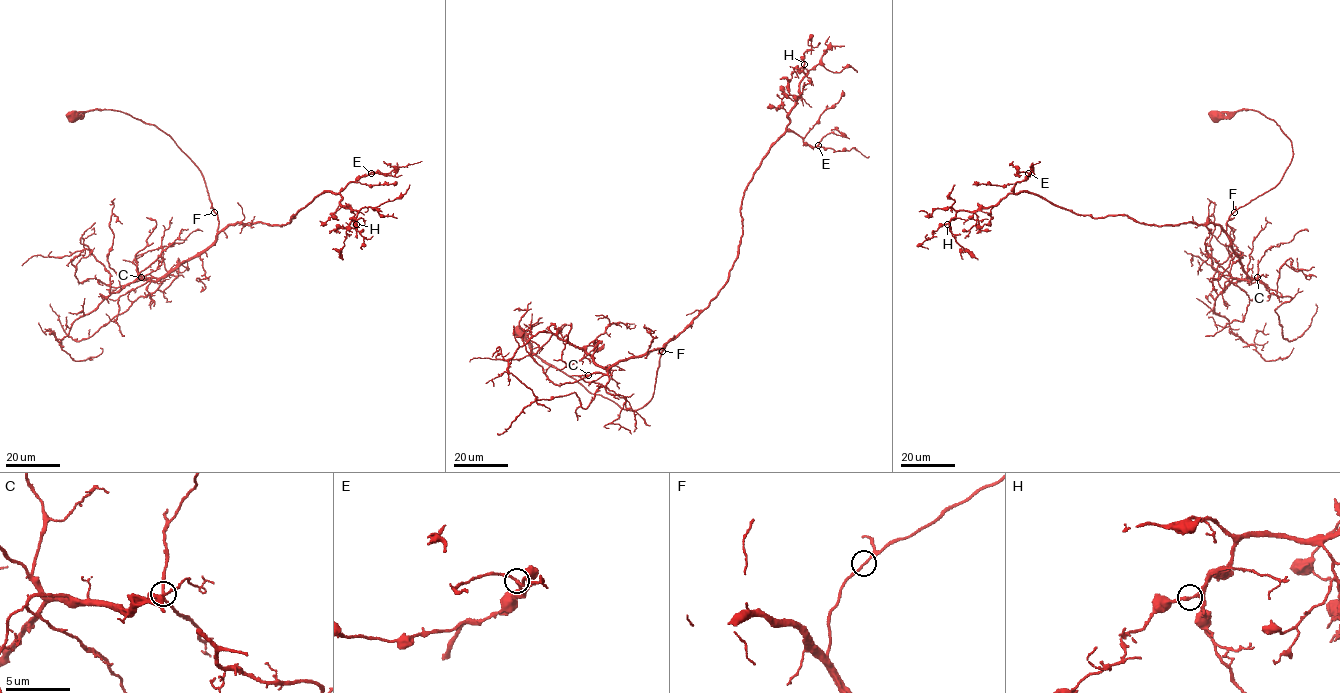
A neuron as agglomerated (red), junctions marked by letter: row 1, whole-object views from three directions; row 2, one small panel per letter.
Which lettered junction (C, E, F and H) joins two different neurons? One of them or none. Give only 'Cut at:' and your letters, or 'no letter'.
Cut at: no letter

